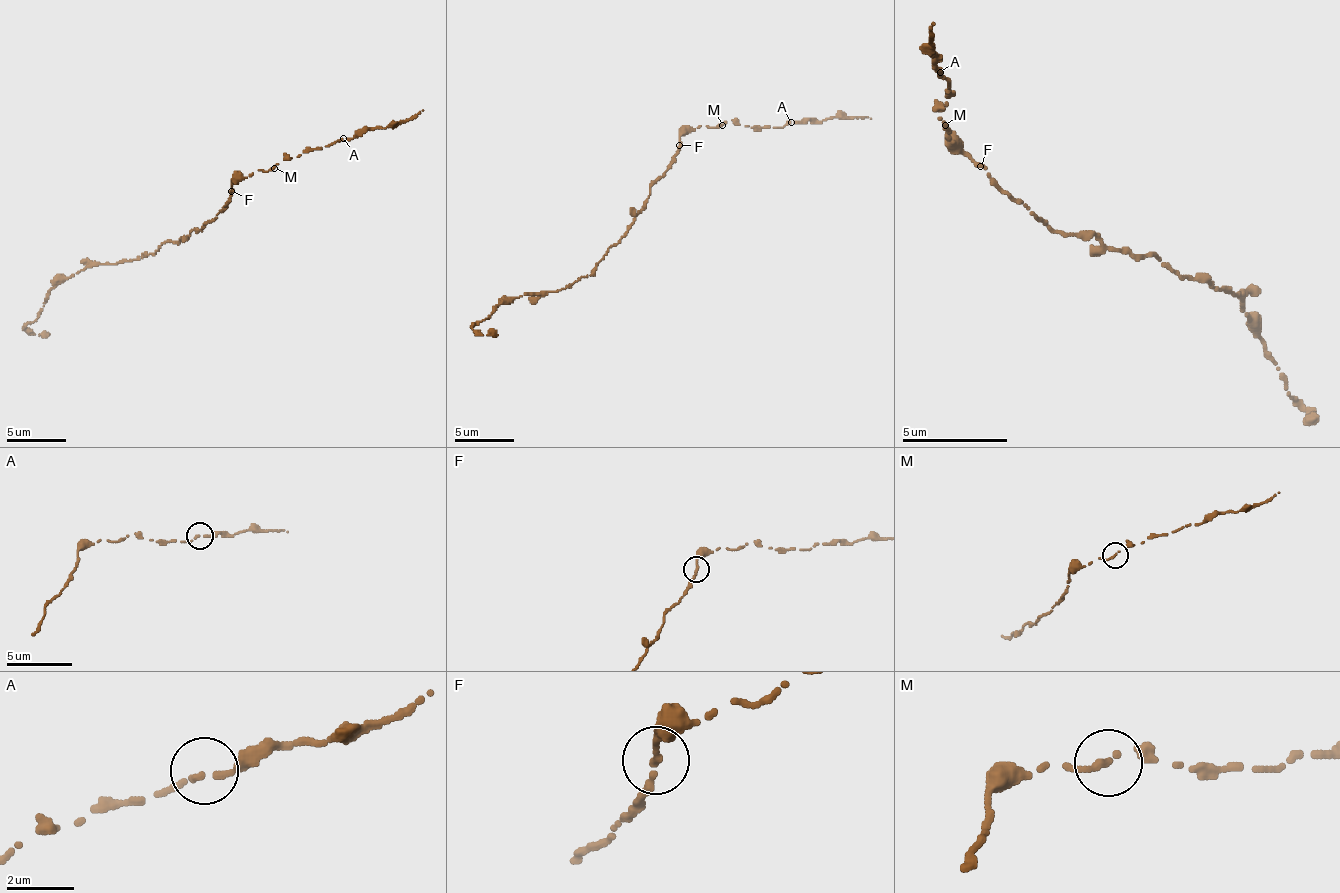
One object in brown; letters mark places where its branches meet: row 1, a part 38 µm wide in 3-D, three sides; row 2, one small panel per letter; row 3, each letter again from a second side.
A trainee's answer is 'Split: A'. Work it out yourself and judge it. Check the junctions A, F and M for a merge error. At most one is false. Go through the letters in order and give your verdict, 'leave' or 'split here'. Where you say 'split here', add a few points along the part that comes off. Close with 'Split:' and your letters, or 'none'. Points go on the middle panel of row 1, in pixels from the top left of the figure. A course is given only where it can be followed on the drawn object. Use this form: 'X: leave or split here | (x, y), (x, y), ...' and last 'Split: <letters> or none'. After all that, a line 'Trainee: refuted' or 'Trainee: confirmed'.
A: leave
F: leave
M: leave
Split: none
Trainee: refuted

